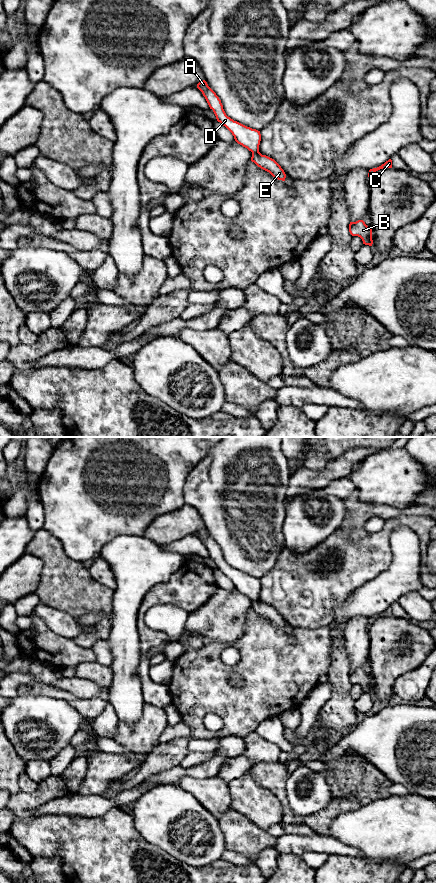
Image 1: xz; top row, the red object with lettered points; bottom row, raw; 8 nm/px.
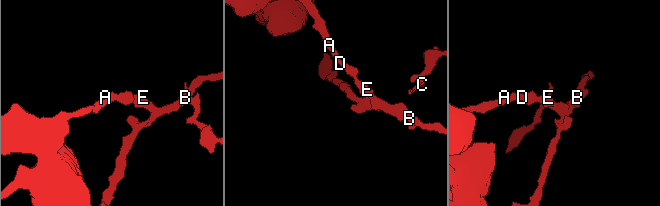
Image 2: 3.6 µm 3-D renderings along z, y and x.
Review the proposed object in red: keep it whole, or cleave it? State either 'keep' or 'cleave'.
cleave

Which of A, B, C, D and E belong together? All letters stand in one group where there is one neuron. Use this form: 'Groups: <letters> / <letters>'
Groups: A C D / B E

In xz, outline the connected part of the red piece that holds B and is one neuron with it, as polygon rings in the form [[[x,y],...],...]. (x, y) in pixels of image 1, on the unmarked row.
[[[363,668],[350,670],[349,680],[352,684],[360,685],[363,689],[363,692],[372,694],[372,677],[368,675]]]

